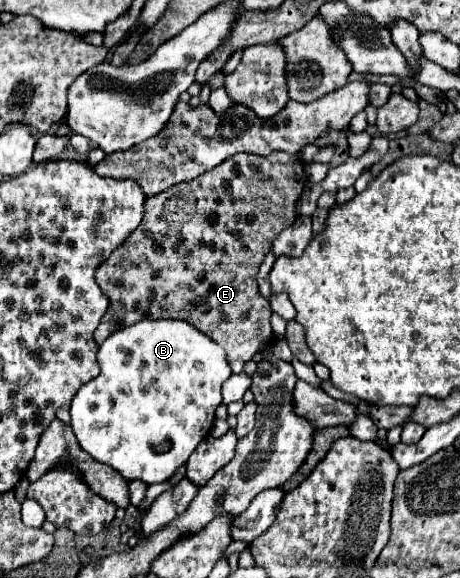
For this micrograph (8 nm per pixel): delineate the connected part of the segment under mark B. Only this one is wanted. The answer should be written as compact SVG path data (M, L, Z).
M146 319L110 335L100 345L98 363L102 373L78 389L68 409L78 445L96 461L120 471L124 479L140 479L146 485L166 481L188 461L216 419L216 407L222 403L220 387L232 373L226 351L186 321Z

